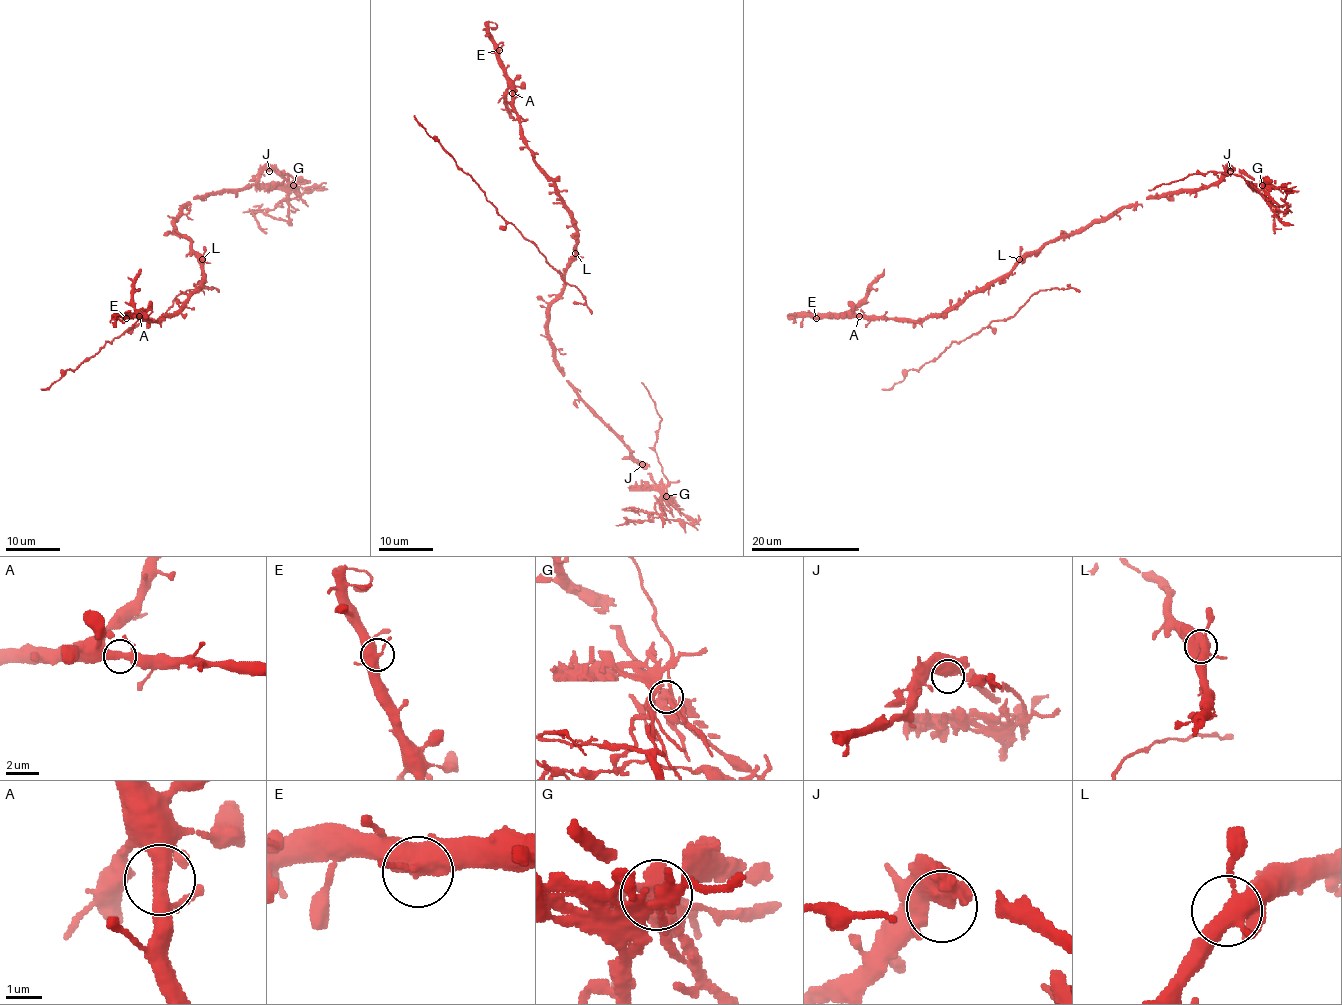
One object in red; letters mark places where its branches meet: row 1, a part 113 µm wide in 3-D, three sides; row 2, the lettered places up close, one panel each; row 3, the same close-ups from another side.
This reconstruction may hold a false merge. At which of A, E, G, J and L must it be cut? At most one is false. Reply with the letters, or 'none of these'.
G

